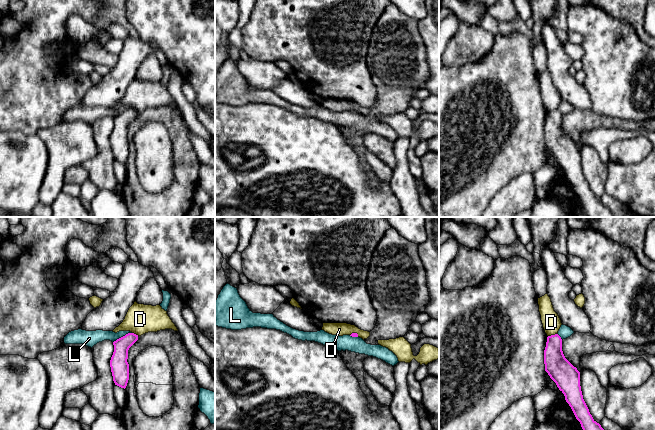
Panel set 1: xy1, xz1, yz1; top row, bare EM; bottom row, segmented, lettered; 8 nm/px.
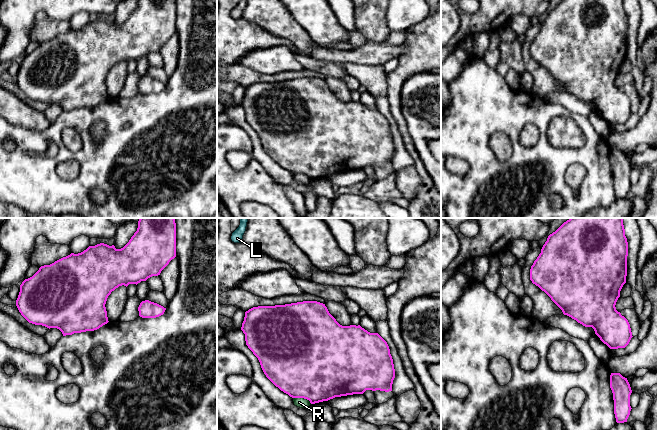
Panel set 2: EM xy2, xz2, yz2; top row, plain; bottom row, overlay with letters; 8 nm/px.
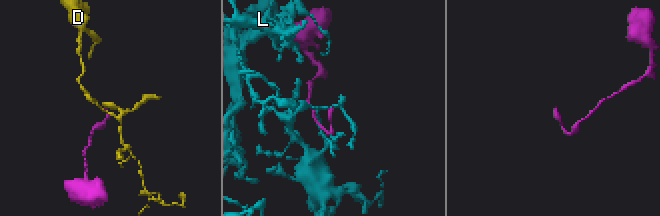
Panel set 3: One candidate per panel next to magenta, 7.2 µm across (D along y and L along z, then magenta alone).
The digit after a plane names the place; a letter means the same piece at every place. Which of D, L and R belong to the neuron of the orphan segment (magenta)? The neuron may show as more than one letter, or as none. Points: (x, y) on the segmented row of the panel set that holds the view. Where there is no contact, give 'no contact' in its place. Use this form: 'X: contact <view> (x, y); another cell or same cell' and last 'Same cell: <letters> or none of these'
D: contact yz1 (552, 335); another cell
L: contact xy1 (123, 336); another cell
R: contact xz2 (302, 397); another cell
Same cell: none of these

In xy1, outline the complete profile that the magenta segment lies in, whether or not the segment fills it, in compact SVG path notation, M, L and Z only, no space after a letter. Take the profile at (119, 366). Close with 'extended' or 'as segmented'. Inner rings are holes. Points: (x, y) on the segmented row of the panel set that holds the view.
M128 333L113 342L114 352L110 367L115 385L126 388L129 380L128 350L138 340L138 335Z; as segmented

